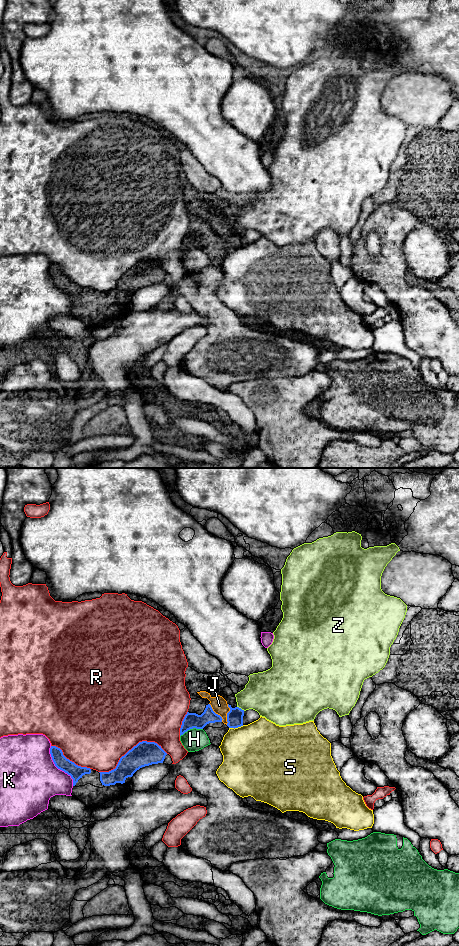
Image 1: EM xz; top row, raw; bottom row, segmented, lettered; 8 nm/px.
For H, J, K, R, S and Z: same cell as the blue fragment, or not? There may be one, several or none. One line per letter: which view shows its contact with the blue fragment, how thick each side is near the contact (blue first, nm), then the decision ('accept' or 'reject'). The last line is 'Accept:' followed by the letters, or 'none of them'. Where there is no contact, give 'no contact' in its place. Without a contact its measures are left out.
H: contact in xz; calibres 130 and 180 nm; reject
J: contact in xz; calibres 130 and 130 nm; accept
K: contact in xz; calibres 120 and 460 nm; reject
R: contact in xz; calibres 190 and 500 nm; reject
S: contact in xz; calibres 130 and 480 nm; reject
Z: contact in xz; calibres 130 and 340 nm; reject
Accept: J

